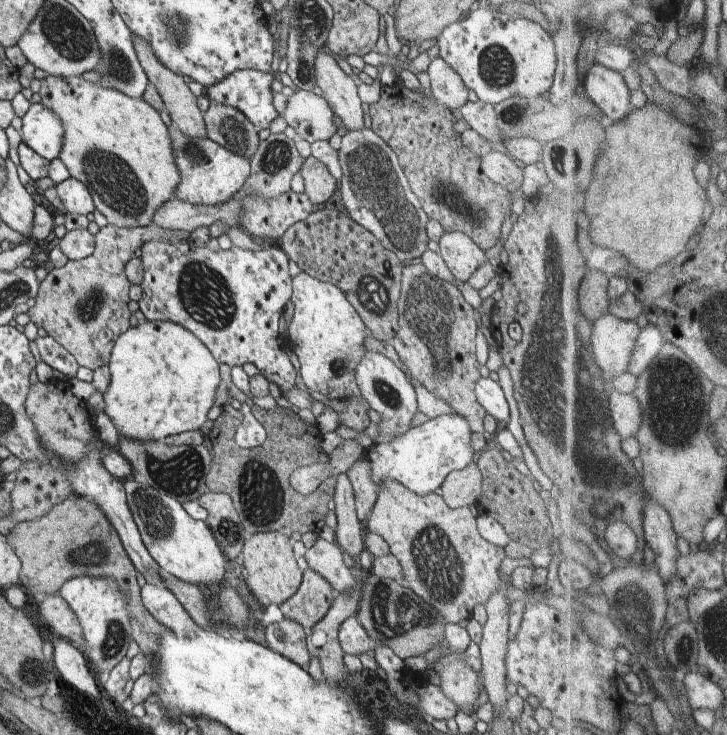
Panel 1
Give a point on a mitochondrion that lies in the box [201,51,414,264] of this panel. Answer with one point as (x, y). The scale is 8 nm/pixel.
(277, 156)

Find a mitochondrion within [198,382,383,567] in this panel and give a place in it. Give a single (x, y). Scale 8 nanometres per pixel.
(260, 494)

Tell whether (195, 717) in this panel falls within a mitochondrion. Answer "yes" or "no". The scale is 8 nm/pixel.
no

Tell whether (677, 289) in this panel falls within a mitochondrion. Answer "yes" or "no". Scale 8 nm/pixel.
no

